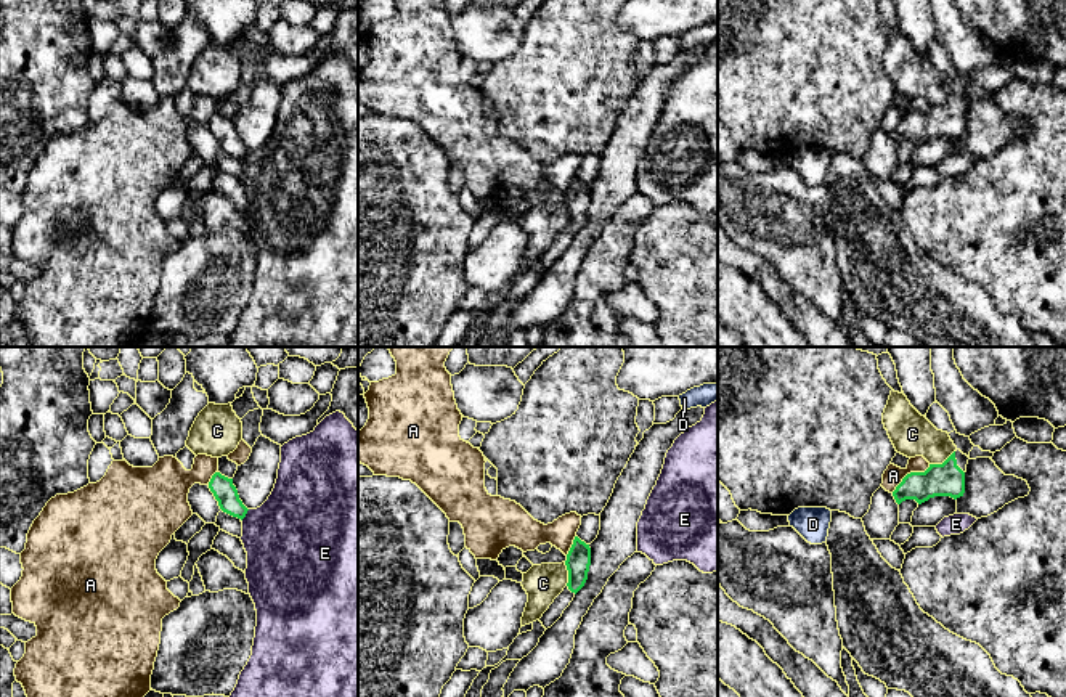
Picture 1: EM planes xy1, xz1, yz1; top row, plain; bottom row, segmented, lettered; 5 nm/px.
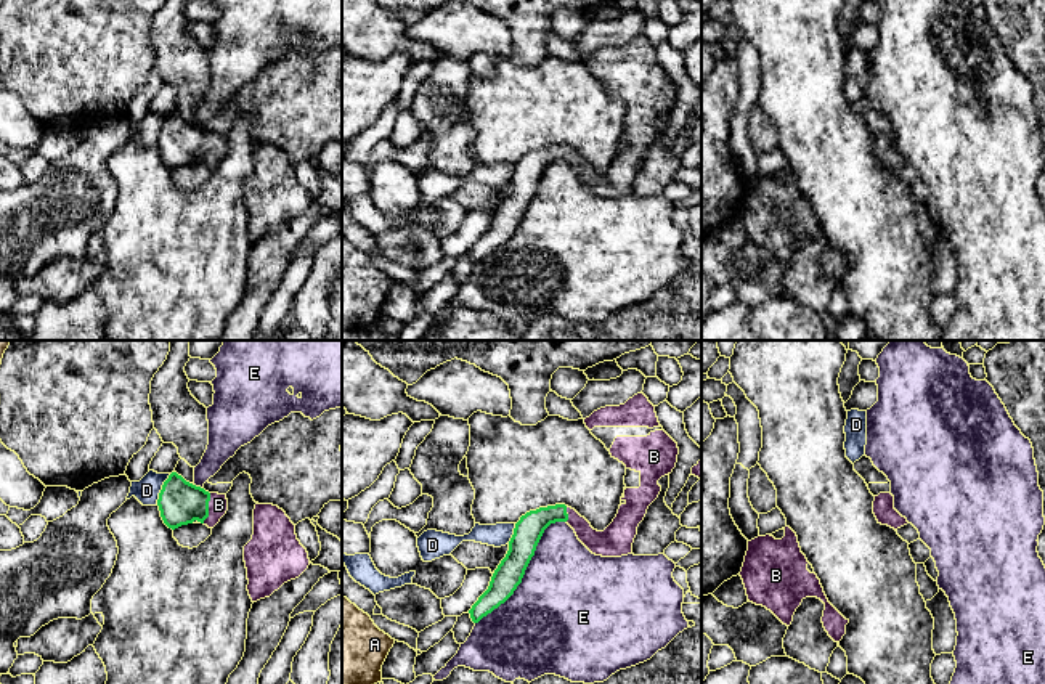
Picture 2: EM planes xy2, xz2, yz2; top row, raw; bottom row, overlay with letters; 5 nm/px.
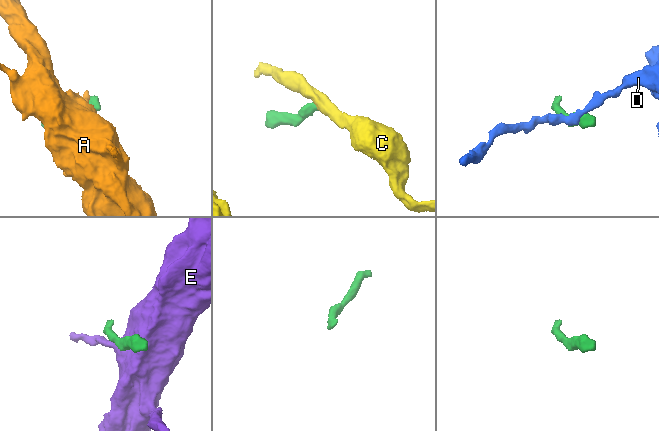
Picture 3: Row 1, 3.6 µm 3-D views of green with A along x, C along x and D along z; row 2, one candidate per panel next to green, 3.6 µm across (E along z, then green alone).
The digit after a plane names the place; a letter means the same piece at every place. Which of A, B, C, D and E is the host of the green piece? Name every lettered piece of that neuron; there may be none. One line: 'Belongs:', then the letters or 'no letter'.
Belongs: B

